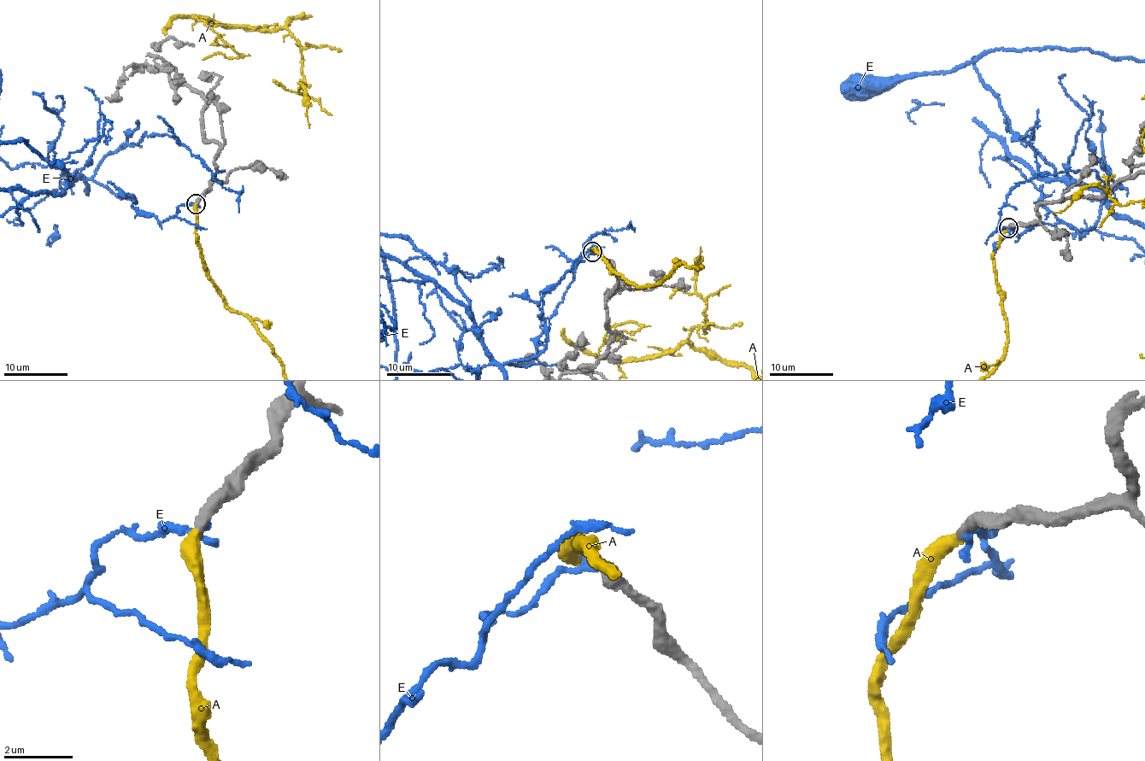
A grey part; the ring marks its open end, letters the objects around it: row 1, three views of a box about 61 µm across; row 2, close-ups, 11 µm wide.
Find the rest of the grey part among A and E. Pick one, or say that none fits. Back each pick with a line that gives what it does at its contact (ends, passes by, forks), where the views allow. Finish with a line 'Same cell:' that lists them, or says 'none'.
A: it ends there
Same cell: A

